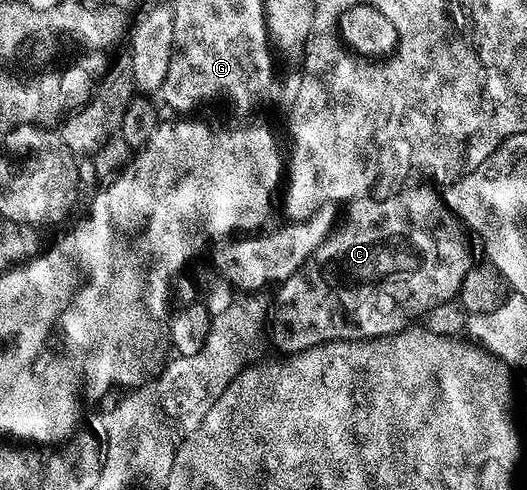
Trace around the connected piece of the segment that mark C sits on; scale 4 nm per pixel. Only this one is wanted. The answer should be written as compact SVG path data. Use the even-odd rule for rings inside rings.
M436 189L433 190L413 190L410 194L399 195L397 199L393 199L393 196L385 196L378 200L376 197L366 196L364 198L355 198L348 203L346 210L349 211L345 214L346 222L343 224L341 222L329 234L328 238L321 243L300 270L297 270L289 279L276 287L277 303L271 306L271 326L273 322L273 342L282 350L280 352L282 355L298 354L300 350L309 350L313 346L321 346L325 342L351 342L371 338L388 338L401 330L410 329L416 323L413 322L416 318L417 321L424 319L425 315L429 314L433 308L439 308L439 304L454 301L460 295L463 280L475 265L473 250L469 247L470 235L467 233L461 219L446 206L444 197Z

